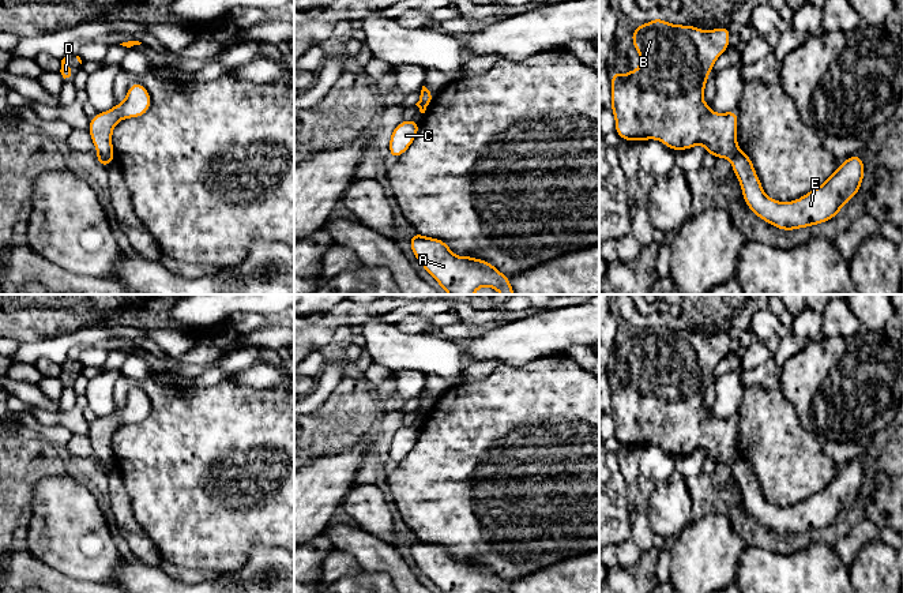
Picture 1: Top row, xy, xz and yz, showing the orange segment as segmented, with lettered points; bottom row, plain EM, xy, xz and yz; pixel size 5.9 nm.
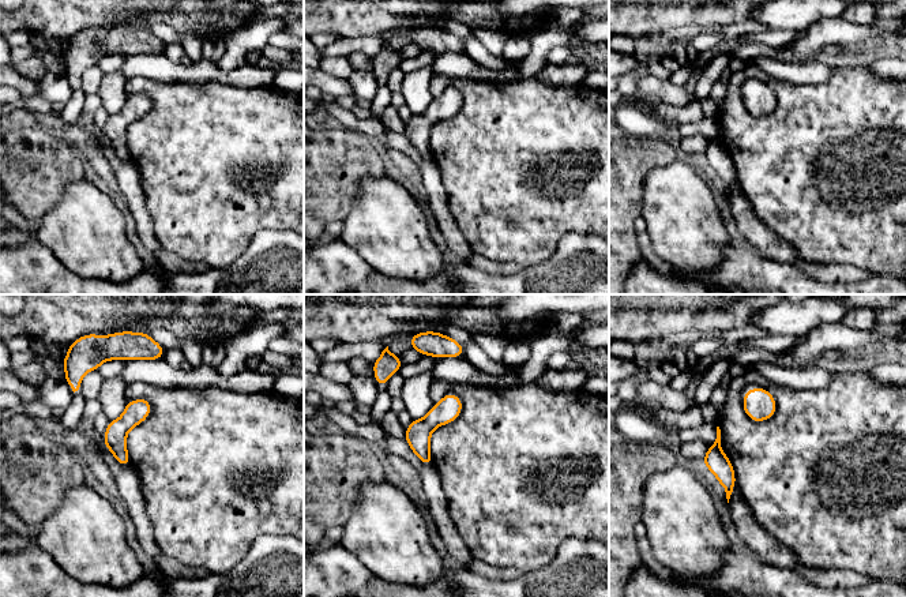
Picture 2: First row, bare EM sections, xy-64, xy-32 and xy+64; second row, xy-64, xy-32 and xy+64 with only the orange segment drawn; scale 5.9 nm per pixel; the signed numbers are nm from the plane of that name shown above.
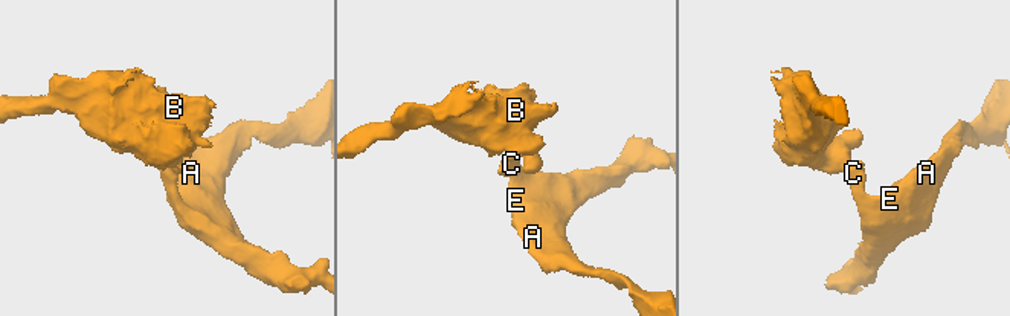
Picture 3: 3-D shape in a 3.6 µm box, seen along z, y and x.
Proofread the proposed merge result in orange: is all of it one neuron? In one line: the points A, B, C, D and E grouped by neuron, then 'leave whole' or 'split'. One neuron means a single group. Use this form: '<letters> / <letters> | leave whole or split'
A C E / B D | split

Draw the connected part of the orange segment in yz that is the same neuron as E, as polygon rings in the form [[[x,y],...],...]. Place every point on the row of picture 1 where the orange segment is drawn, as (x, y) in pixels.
[[[740,151],[730,161],[749,210],[780,230],[832,219],[859,192],[865,176],[864,158],[851,155],[820,187],[797,200],[782,203],[764,194],[749,155]]]

